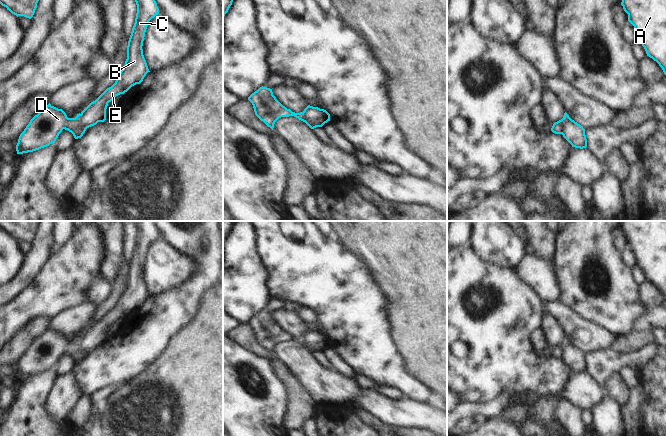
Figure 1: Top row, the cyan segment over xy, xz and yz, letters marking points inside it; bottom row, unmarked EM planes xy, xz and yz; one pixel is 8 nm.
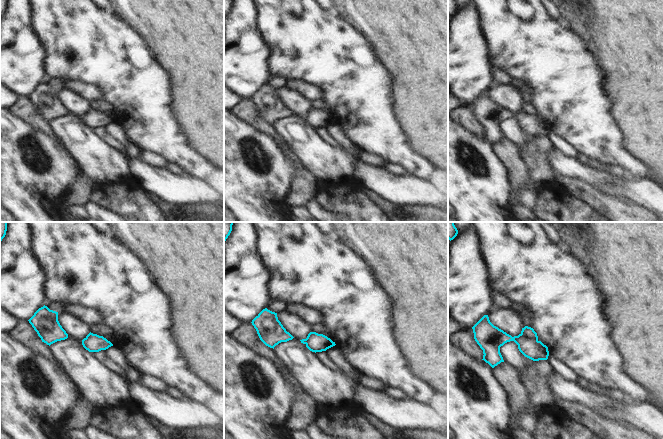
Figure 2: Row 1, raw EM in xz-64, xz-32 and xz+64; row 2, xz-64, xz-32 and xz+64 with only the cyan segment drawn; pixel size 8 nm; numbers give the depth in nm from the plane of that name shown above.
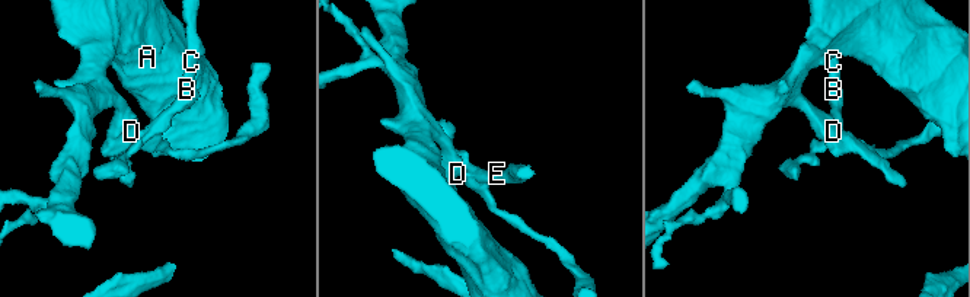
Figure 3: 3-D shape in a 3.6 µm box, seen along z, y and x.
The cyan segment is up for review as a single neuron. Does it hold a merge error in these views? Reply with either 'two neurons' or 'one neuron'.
two neurons

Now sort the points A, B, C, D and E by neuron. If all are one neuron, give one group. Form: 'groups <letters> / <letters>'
groups A D / B C E

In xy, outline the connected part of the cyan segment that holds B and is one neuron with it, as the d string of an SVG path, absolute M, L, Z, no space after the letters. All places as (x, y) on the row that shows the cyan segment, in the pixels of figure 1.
M135 0L137 13L127 46L127 59L115 83L81 112L81 125L89 128L106 120L108 103L124 94L132 86L140 84L149 71L143 55L143 41L149 21L159 14L155 0Z

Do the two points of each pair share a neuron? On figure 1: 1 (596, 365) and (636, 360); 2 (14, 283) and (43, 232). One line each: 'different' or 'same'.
1: same
2: same

